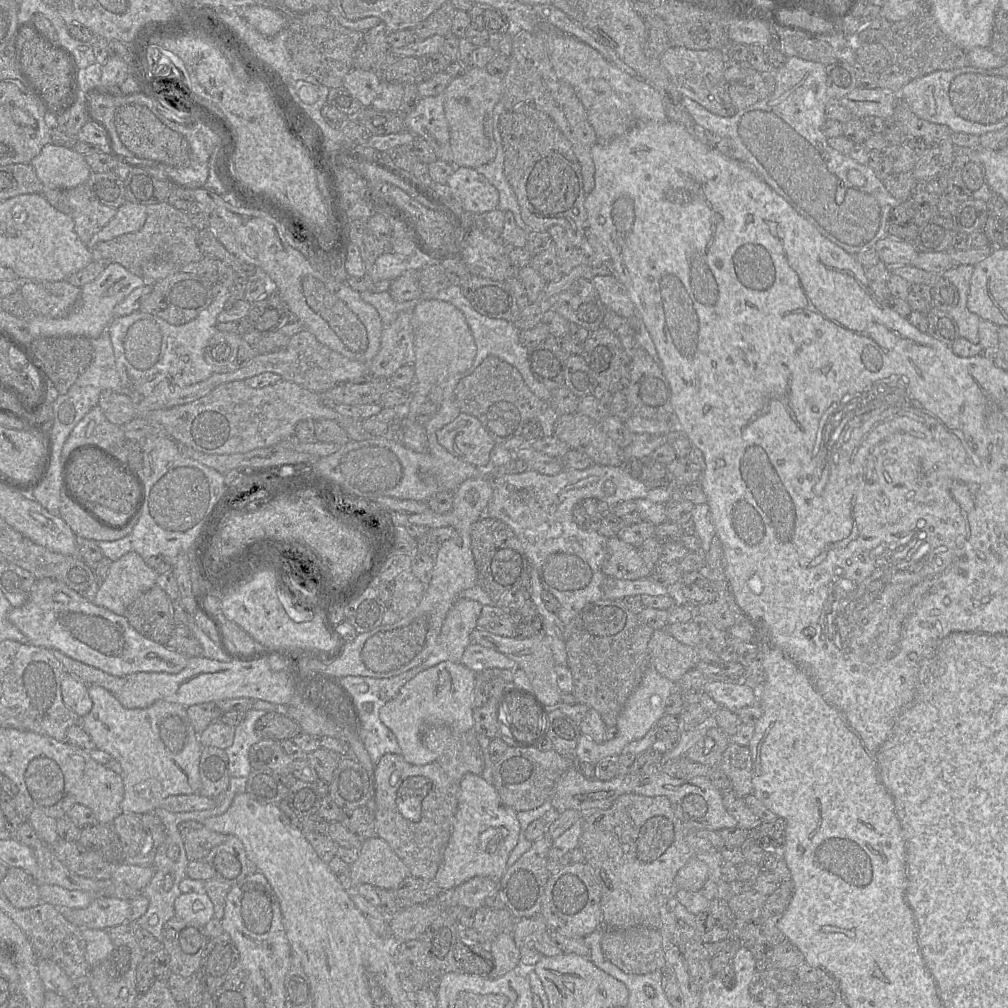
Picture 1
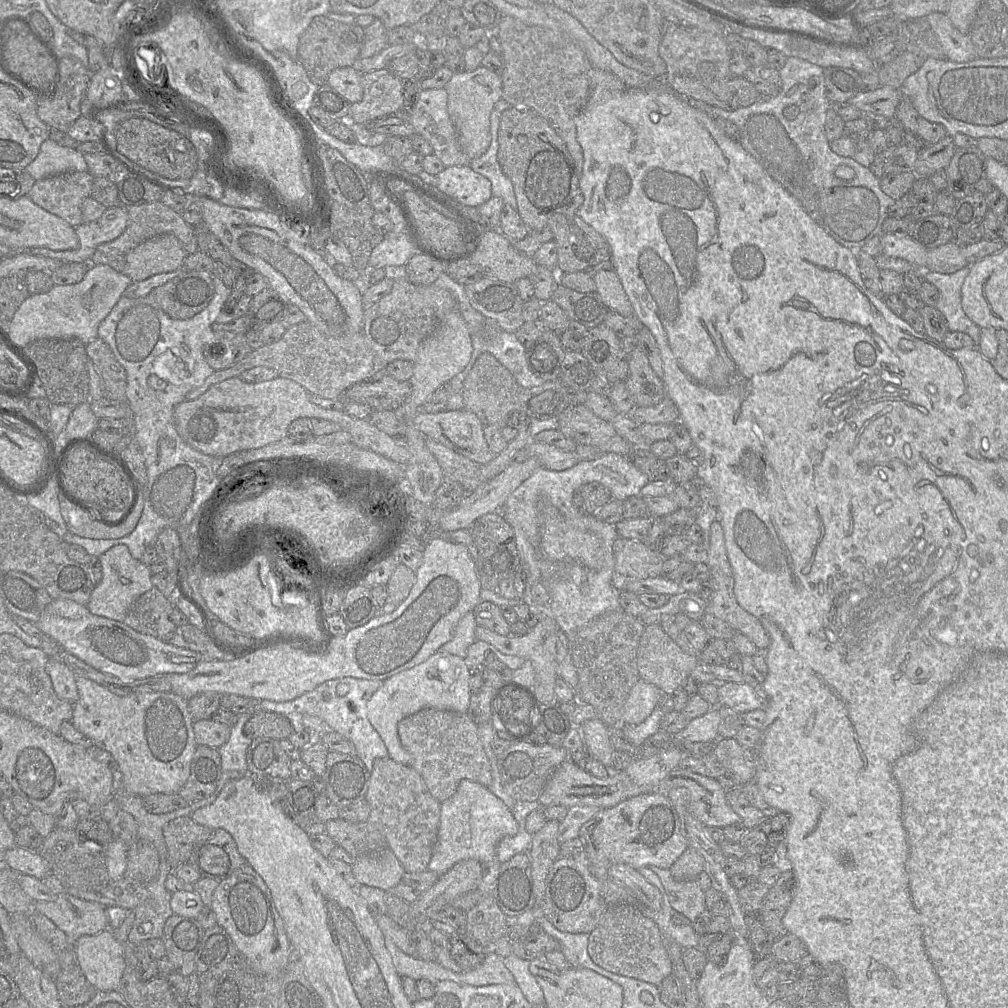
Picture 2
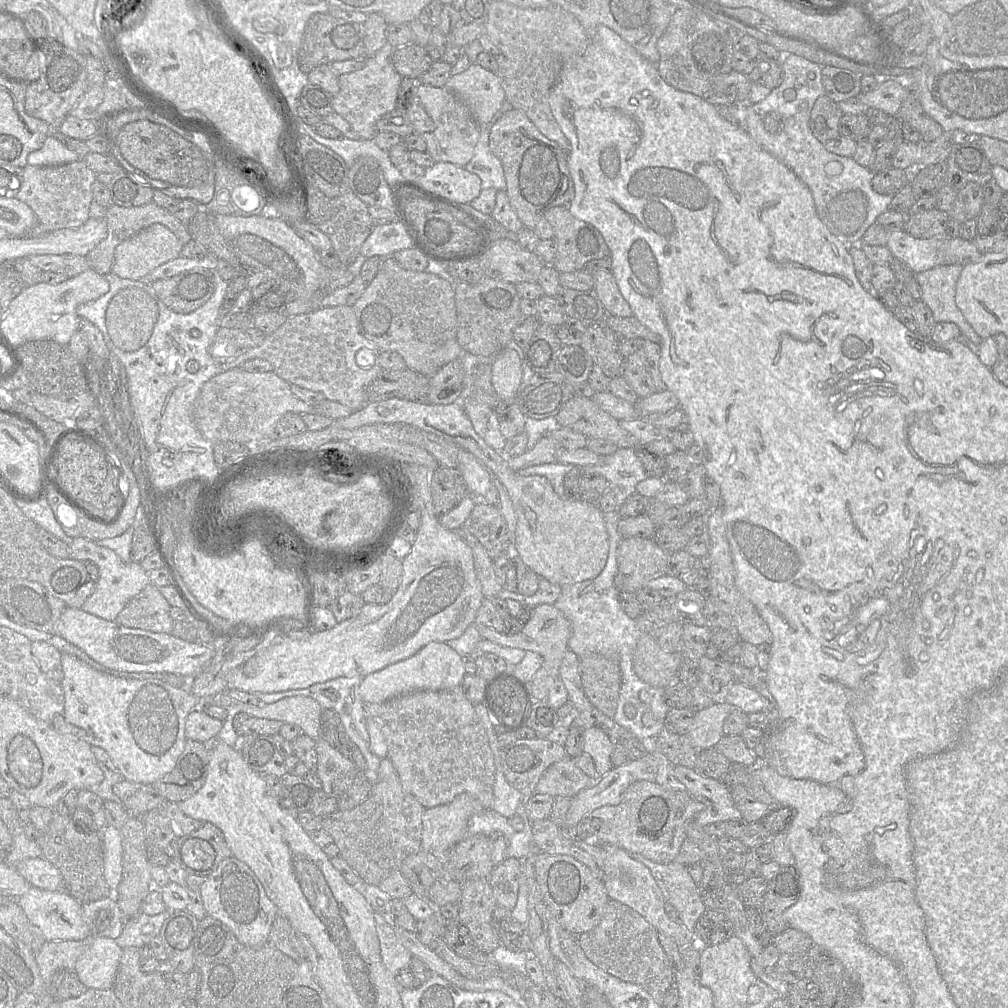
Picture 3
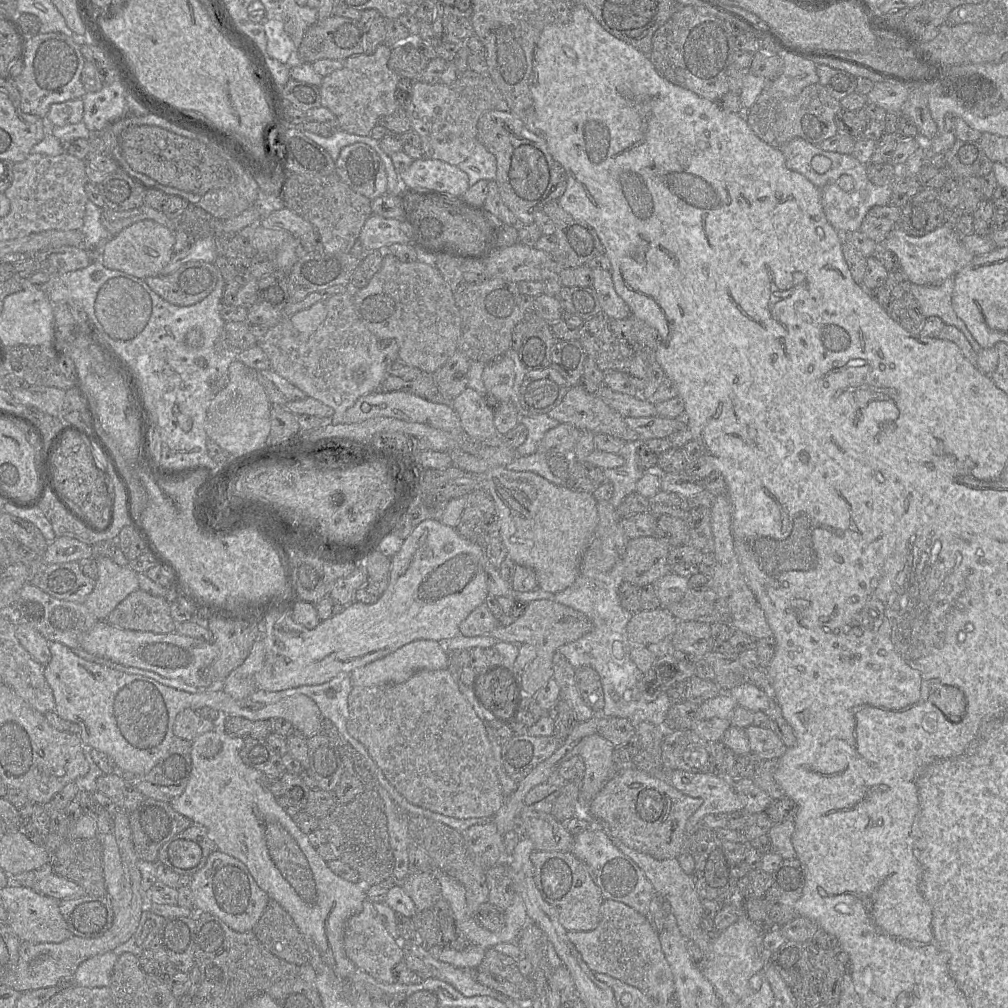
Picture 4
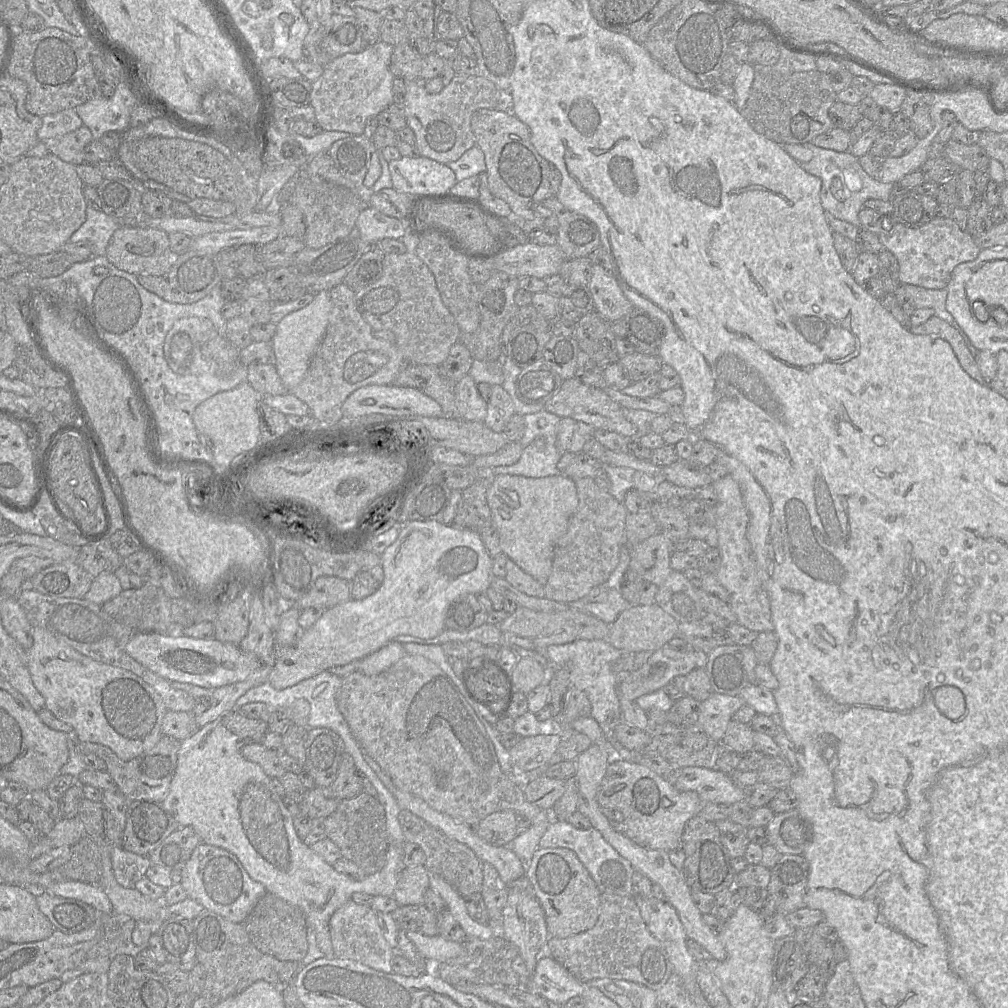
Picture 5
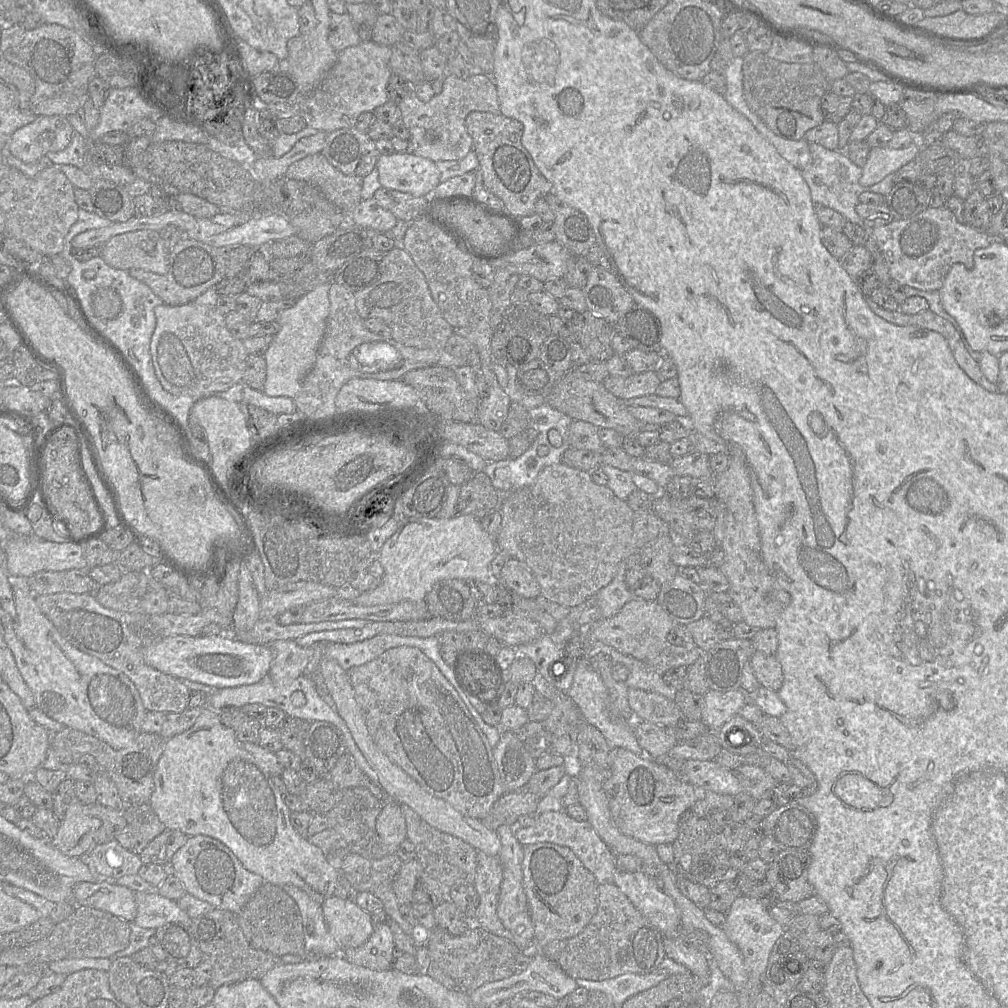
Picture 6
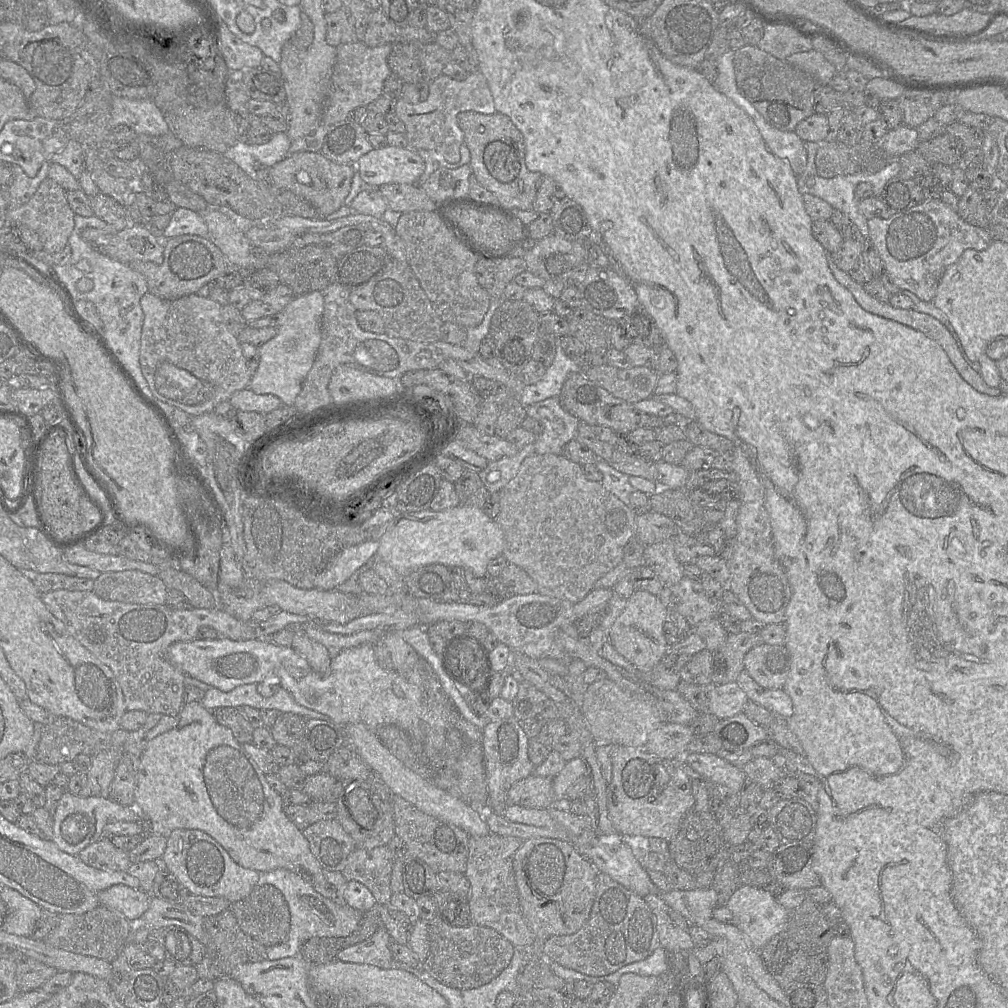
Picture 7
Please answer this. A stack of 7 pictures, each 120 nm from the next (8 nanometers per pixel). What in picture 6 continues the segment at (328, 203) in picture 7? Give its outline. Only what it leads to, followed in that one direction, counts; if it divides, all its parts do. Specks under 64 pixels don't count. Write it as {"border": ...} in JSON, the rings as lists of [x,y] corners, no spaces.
{"border":[[[322,153],[309,155],[293,163],[284,177],[314,185],[346,215],[350,215],[362,201],[363,178],[342,173]]]}

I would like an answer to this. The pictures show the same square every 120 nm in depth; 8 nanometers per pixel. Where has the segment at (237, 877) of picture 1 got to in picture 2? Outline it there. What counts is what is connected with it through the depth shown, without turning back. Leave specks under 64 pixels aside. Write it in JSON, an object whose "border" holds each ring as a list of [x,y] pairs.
{"border":[[[214,829],[208,838],[198,842],[192,849],[188,863],[192,865],[202,877],[222,881],[228,878],[236,869],[246,863],[239,853],[235,840],[225,829]]]}

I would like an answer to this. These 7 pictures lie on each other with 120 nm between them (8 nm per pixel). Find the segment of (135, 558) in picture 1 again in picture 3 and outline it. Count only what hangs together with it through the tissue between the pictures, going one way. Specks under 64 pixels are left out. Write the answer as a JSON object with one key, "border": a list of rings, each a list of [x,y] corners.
{"border":[[[74,538],[69,544],[69,553],[72,559],[91,560],[98,566],[99,578],[95,582],[95,590],[86,599],[81,609],[105,620],[116,620],[127,602],[150,583],[148,574],[140,563],[123,562],[113,550],[99,546],[88,538]]]}

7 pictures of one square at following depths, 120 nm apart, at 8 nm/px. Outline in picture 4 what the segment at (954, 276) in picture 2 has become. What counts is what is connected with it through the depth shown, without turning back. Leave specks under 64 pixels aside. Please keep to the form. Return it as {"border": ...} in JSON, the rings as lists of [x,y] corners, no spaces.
{"border":[[[954,276],[949,277],[943,283],[936,286],[924,286],[912,284],[909,292],[917,300],[922,313],[926,318],[939,317],[945,325],[952,325],[960,330],[968,340],[972,349],[978,353],[982,347],[973,338],[964,322],[956,315],[952,308],[952,293],[954,288]]]}

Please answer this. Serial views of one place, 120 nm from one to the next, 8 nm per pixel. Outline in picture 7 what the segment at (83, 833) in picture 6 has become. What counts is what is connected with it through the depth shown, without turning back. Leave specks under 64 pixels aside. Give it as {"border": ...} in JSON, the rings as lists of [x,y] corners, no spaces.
{"border":[[[65,791],[58,801],[53,814],[53,836],[51,841],[70,855],[78,855],[88,845],[103,838],[103,828],[111,821],[139,822],[142,814],[135,806],[123,806],[111,800],[97,796],[78,797]]]}

